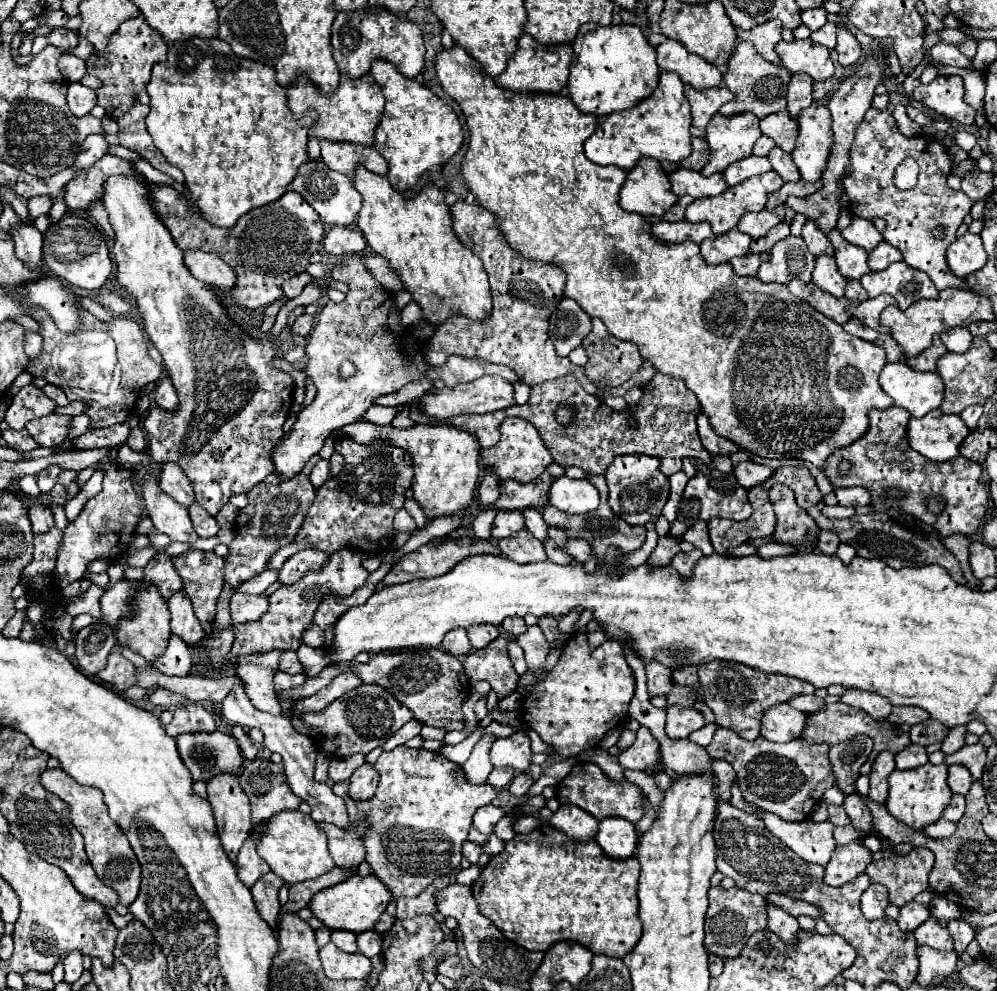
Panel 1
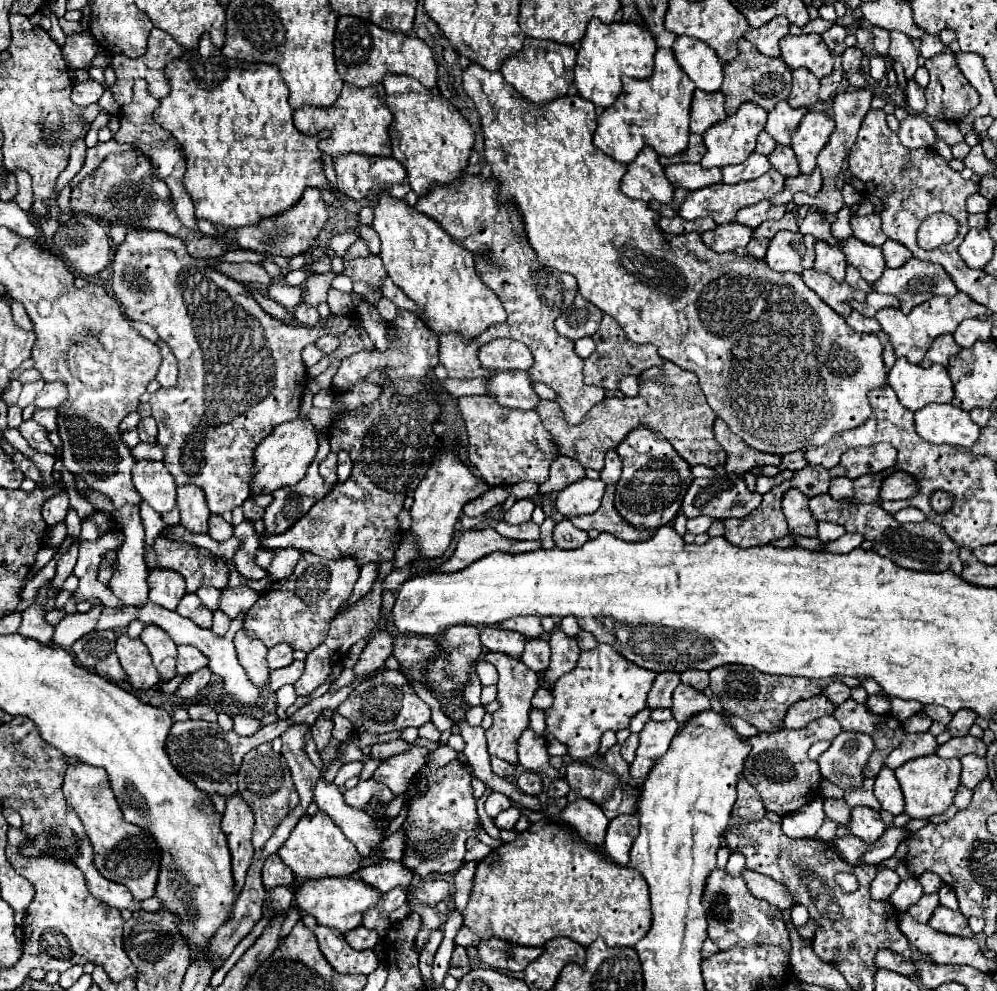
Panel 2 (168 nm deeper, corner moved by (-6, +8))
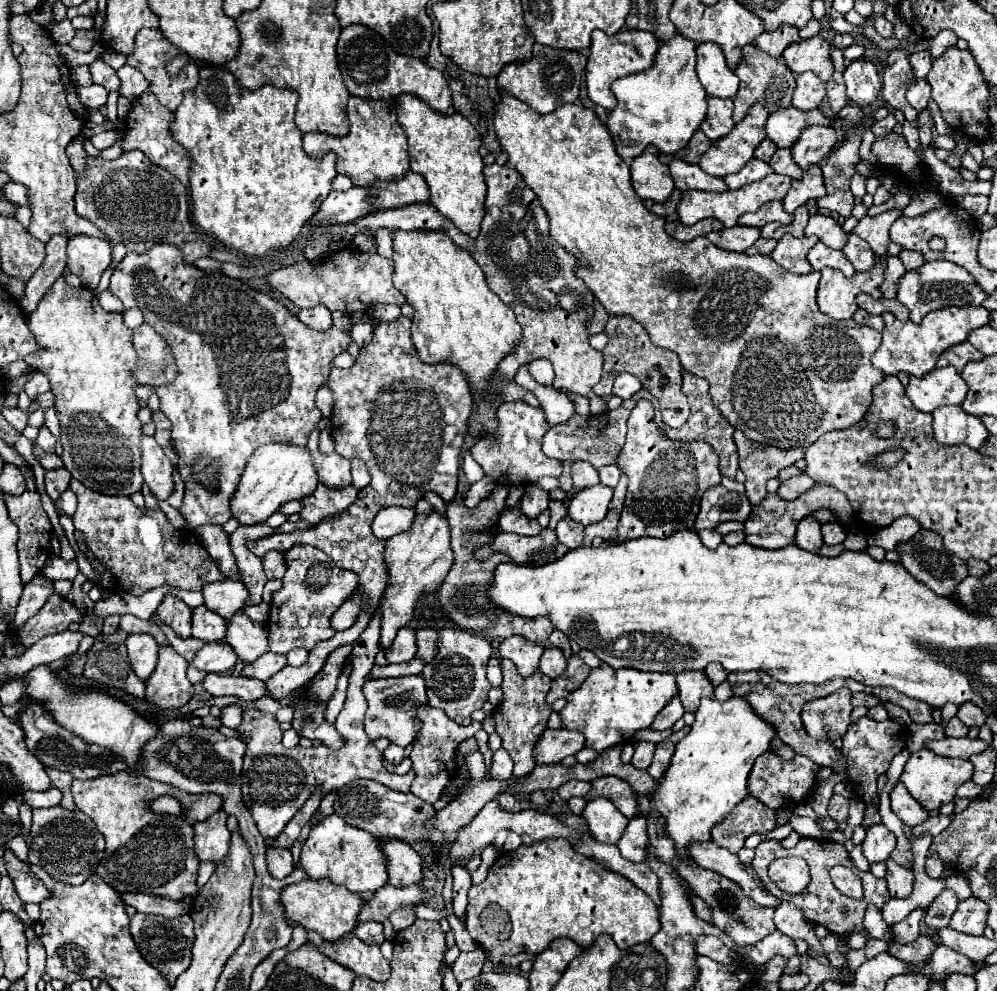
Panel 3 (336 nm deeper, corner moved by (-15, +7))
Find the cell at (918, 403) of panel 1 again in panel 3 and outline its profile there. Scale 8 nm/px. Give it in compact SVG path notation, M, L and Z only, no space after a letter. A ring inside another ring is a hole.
M953 367L933 369L925 377L913 377L907 385L907 397L919 411L931 413L941 405L961 405L967 395L967 383Z

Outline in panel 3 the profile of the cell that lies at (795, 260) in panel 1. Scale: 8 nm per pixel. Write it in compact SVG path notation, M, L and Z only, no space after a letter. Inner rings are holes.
M783 235L775 247L775 253L771 253L771 257L785 271L805 275L811 271L811 265L807 263L807 253L817 241L819 239L815 239L815 237L799 237L797 239L793 235Z

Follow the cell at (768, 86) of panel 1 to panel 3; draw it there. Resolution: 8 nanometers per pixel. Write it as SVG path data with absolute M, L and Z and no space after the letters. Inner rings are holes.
M747 45L747 47L743 47L743 59L735 73L741 79L739 91L733 97L733 103L735 103L733 121L735 123L739 123L747 115L747 111L753 103L761 103L769 113L791 105L791 97L793 97L793 89L795 89L795 75L791 73L791 69L785 67L783 61L767 55L765 51L757 49L755 45Z

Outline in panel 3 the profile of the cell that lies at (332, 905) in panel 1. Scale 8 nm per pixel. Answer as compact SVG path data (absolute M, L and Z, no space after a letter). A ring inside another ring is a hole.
M307 879L285 887L281 891L281 905L285 909L285 919L291 927L301 925L307 931L317 931L327 941L335 941L355 929L357 913L359 907L363 905L363 899L359 899L345 887L335 887L333 883L327 883L327 879L325 881Z

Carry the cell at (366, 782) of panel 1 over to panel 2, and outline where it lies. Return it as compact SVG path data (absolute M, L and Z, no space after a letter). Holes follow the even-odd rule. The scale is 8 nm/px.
M374 778L360 780L352 790L344 792L346 802L350 806L354 806L354 808L360 808L360 810L364 810L368 806L368 802L370 802L372 796L378 796L382 802L388 802L390 798L394 798L394 794L390 794L388 786L382 784L382 782L378 782L378 780L374 780Z

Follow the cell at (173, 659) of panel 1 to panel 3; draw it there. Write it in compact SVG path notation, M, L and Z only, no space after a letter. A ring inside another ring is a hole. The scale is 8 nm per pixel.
M205 643L205 647L195 655L191 667L209 671L209 673L225 673L235 667L237 655L229 643Z

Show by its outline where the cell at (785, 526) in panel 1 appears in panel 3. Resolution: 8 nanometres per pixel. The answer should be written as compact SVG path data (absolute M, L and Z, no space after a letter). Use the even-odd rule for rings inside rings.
M809 517L801 519L799 527L797 527L797 537L795 537L795 543L805 549L805 551L811 551L811 553L817 553L821 547L823 547L823 539L821 539L821 525Z

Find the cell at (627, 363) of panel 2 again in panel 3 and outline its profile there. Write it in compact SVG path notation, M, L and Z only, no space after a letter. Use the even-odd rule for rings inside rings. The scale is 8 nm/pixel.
M615 315L609 319L605 333L609 335L609 343L603 349L605 365L603 365L603 377L595 385L595 393L599 397L609 397L613 389L613 381L619 373L627 371L635 375L641 385L659 399L661 413L663 413L663 423L667 427L681 427L687 417L689 417L689 407L687 407L687 397L681 393L681 363L679 357L667 349L659 349L651 343L647 331L629 315Z

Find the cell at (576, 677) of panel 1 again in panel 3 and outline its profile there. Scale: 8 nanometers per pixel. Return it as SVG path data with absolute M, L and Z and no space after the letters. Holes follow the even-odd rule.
M601 665L591 671L587 681L567 695L567 705L561 709L563 727L579 731L587 739L587 747L597 753L607 747L629 743L633 735L641 729L651 727L657 713L677 695L673 673L641 673L635 669L611 671L611 667Z

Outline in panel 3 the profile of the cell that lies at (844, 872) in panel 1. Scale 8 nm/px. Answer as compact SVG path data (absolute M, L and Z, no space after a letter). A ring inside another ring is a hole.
M951 813L951 815L935 815L935 817L929 817L923 825L917 825L917 827L913 827L913 833L915 835L939 835L943 829L947 829L949 827L949 823L953 821L953 817L955 817L955 813Z

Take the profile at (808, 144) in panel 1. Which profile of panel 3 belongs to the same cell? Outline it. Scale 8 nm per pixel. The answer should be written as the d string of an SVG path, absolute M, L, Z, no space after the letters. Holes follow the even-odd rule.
M811 125L795 141L795 145L791 147L791 155L793 155L795 163L801 169L805 169L805 167L825 159L831 153L835 143L837 143L837 135L835 135L833 127Z

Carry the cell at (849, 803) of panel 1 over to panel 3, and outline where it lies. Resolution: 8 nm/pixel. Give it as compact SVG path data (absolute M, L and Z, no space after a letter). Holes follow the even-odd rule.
M879 823L879 825L867 829L867 837L865 837L861 849L863 849L863 855L869 861L869 865L875 865L875 863L885 863L889 859L891 851L895 849L895 845L897 845L895 835L883 823Z

